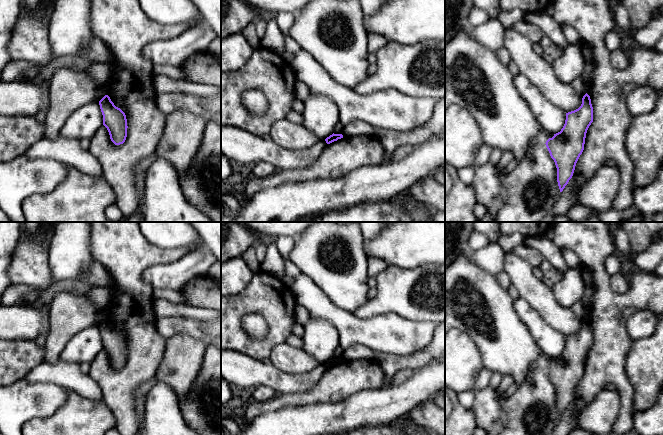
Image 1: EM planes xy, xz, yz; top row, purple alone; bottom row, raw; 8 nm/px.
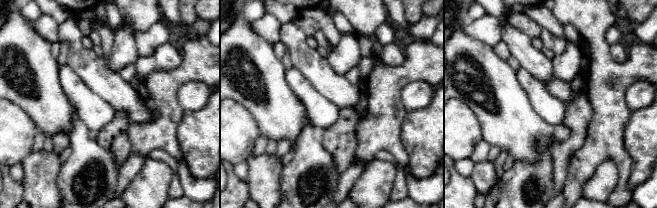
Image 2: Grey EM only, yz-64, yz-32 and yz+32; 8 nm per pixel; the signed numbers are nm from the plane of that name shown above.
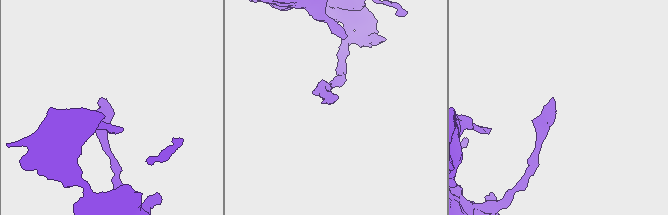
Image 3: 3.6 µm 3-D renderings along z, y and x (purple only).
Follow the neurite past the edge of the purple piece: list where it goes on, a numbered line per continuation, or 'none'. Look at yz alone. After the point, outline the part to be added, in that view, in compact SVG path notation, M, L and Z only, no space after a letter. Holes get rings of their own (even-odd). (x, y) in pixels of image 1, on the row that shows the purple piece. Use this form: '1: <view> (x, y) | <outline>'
none

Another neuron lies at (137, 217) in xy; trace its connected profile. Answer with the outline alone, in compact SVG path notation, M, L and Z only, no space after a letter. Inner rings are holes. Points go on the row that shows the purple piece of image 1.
M139 210L136 214L128 217L128 218L122 218L118 222L145 222L145 221L141 214L141 211Z

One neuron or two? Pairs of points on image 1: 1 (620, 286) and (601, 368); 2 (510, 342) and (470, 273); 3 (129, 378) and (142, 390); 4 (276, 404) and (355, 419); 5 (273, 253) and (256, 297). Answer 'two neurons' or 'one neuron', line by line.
1: two neurons
2: one neuron
3: two neurons
4: two neurons
5: two neurons

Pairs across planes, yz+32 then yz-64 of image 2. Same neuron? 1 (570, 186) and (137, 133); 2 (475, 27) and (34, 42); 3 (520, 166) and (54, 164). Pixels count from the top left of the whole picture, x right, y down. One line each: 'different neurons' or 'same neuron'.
1: same neuron
2: different neurons
3: different neurons

